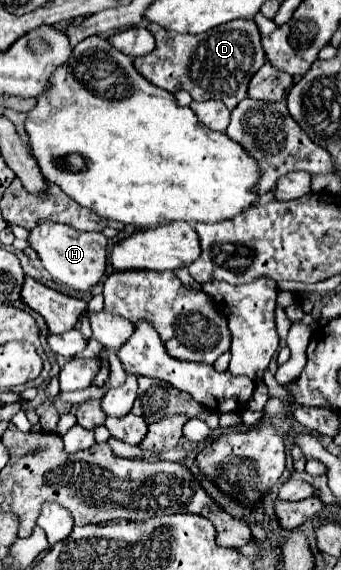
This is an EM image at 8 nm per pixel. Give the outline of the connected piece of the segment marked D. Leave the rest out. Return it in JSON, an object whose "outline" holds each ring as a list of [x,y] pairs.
{"outline":[[[233,20],[203,32],[203,36],[185,36],[185,48],[179,50],[179,54],[171,48],[169,32],[163,26],[147,24],[147,30],[155,34],[157,48],[147,56],[133,58],[133,66],[143,78],[153,82],[157,88],[169,90],[171,94],[187,90],[193,100],[221,100],[229,110],[233,110],[247,96],[247,86],[253,74],[265,64],[261,34],[255,20]]]}

